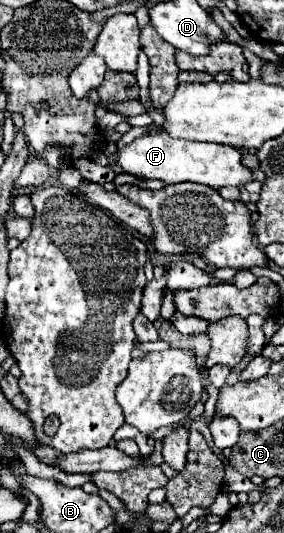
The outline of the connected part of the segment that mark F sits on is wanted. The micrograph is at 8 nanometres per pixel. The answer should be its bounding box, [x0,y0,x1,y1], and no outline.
[118,132,252,190]

